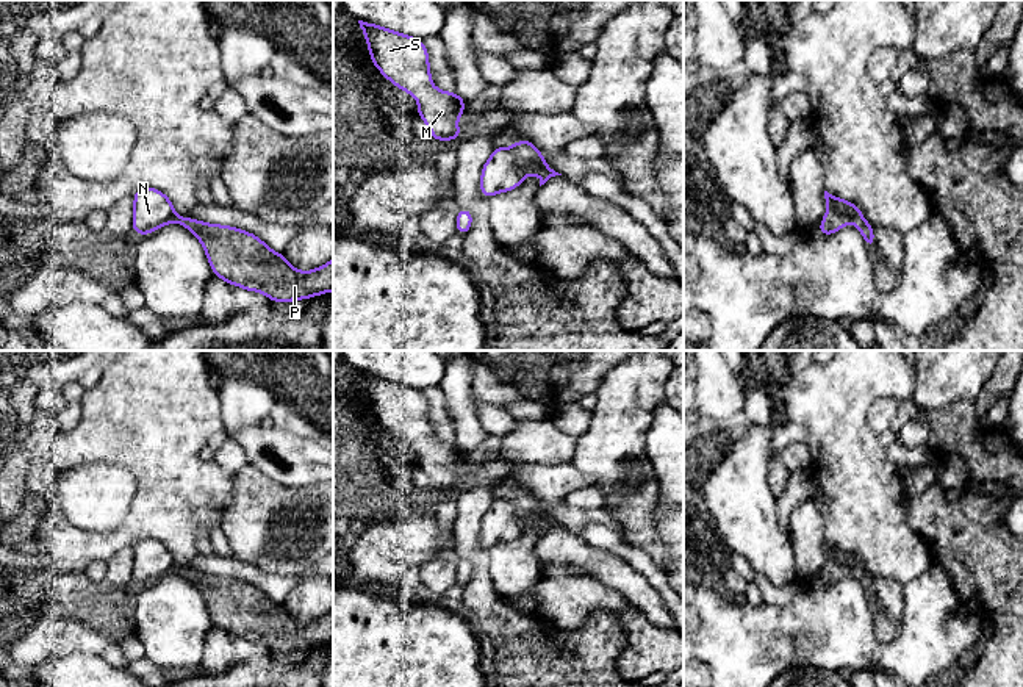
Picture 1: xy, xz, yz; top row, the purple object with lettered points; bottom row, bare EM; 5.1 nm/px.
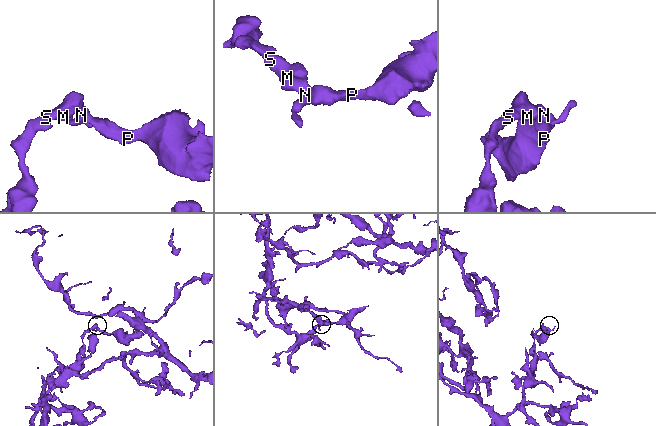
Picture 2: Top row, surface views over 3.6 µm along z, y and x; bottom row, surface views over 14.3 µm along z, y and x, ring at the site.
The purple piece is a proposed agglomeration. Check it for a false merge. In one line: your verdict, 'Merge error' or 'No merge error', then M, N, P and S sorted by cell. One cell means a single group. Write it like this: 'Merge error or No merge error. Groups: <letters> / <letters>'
Merge error. Groups: M N S / P

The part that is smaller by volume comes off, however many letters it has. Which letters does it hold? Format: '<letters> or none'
P

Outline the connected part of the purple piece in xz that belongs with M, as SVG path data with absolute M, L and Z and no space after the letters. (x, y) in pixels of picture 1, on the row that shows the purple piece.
M358 20L364 33L372 64L397 88L415 95L419 110L418 116L430 127L430 139L450 141L463 136L457 119L465 111L466 102L457 92L443 92L432 85L429 53L425 45L411 36L382 28L380 25Z

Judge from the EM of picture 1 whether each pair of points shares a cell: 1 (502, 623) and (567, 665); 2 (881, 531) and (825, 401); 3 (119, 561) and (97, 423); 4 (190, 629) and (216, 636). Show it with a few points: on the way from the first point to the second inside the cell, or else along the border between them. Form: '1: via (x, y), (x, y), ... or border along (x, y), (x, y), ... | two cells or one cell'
1: via (518, 639), (545, 665), (551, 665) | one cell
2: via (864, 498), (864, 490), (847, 462), (839, 434) | one cell
3: border along (132, 546), (121, 548), (107, 561) | two cells
4: border along (213, 625), (205, 637), (204, 658), (199, 664) | two cells

